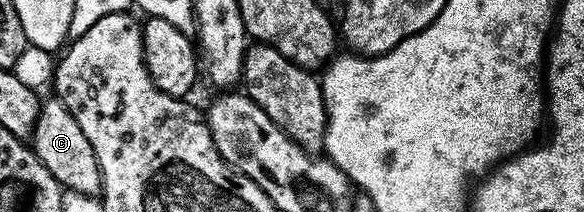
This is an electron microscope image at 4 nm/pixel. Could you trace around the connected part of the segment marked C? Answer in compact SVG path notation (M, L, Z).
M57 96L41 103L38 119L34 125L32 135L32 149L34 155L52 172L52 176L61 186L70 192L85 192L91 196L97 195L102 188L102 173L96 160L96 152L92 144L88 144L88 136L72 120L72 112L64 108L64 104Z

